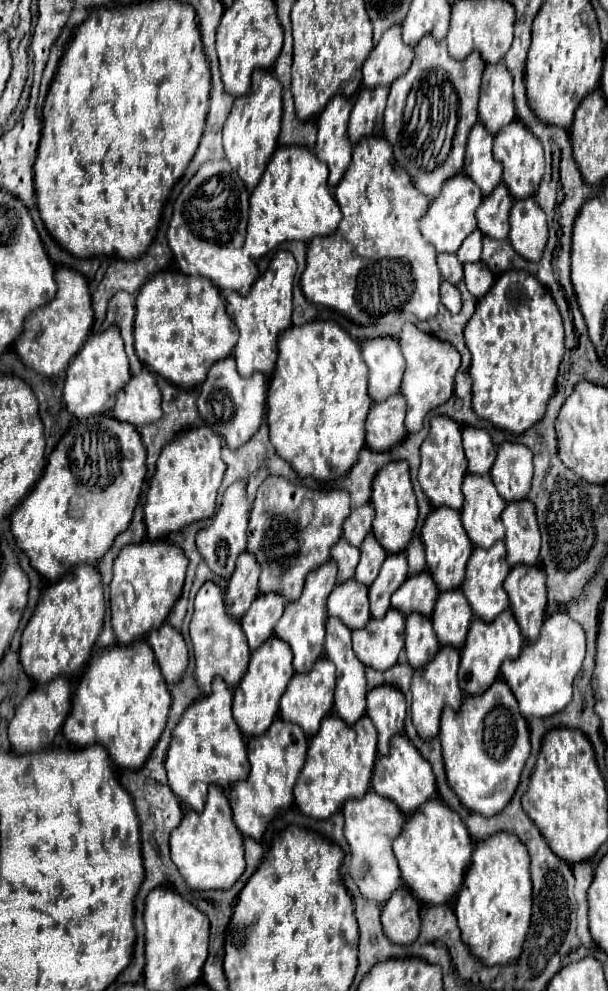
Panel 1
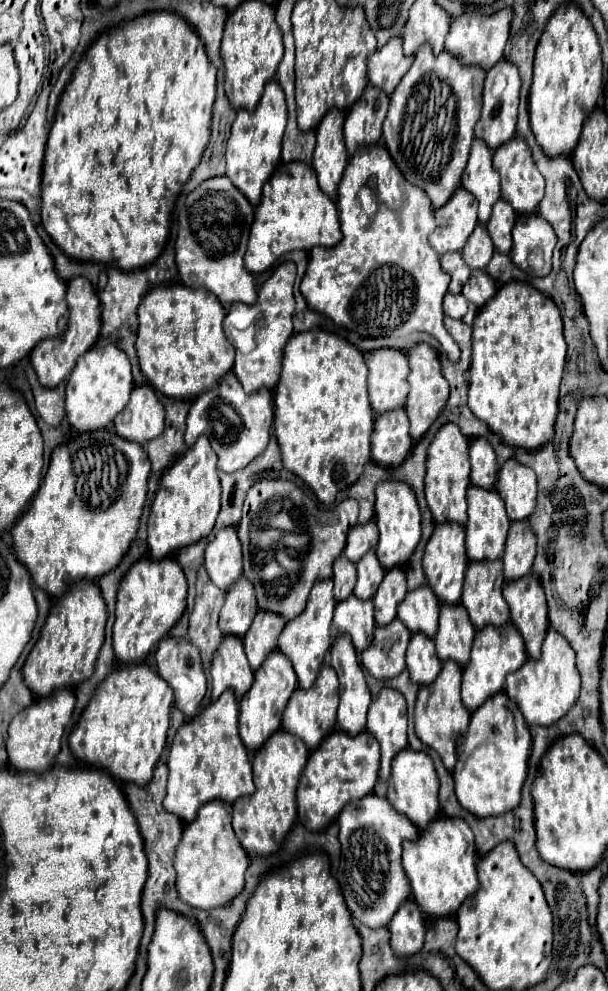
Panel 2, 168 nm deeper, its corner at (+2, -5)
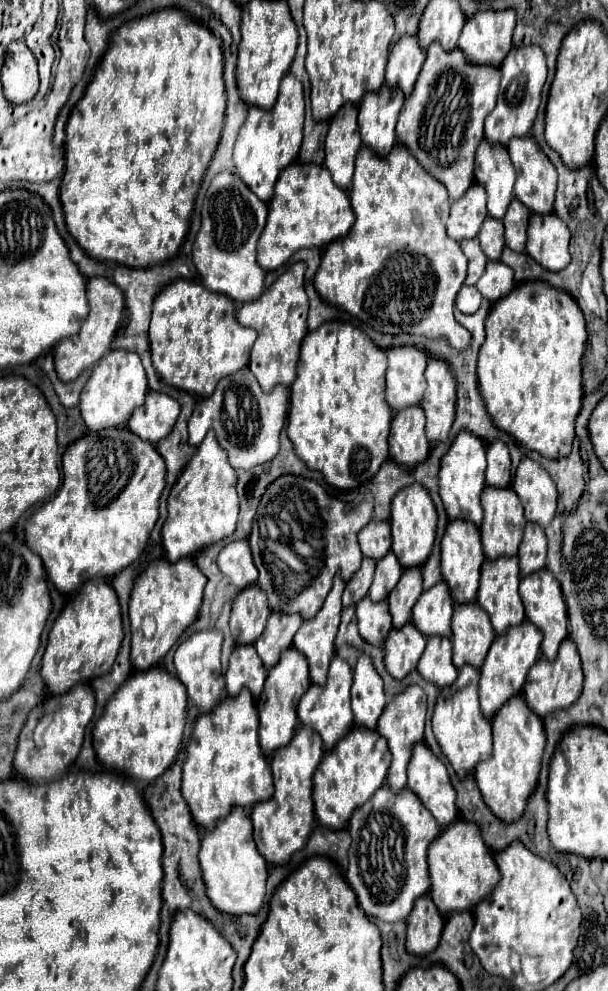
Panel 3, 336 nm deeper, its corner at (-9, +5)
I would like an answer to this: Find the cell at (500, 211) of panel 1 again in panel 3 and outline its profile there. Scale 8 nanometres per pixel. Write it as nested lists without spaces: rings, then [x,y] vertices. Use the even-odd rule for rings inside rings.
[[[517,199],[511,201],[503,223],[505,223],[505,245],[513,251],[525,251],[527,243],[527,223],[531,211]]]

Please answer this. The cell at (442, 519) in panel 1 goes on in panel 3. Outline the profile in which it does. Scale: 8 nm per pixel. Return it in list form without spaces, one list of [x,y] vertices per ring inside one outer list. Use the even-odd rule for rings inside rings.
[[[451,521],[447,525],[443,543],[441,543],[441,569],[443,577],[451,589],[451,597],[455,603],[473,603],[475,593],[479,589],[479,573],[485,561],[483,547],[479,541],[479,529],[471,521]]]

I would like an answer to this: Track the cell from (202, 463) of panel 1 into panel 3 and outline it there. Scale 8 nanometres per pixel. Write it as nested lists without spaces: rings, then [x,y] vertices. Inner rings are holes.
[[[207,433],[197,447],[189,465],[169,495],[169,517],[163,525],[163,547],[169,563],[183,557],[193,557],[201,549],[229,537],[237,525],[239,499],[237,499],[237,471],[229,465],[227,453],[217,443],[215,433]]]

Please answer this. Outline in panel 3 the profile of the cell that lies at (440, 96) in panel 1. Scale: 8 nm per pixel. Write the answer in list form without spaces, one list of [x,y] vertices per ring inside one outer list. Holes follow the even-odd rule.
[[[439,43],[427,49],[425,65],[415,91],[403,103],[397,121],[397,139],[433,177],[445,183],[451,201],[457,201],[473,183],[475,149],[483,139],[485,117],[495,109],[499,93],[499,69],[473,65],[459,49],[443,51]]]

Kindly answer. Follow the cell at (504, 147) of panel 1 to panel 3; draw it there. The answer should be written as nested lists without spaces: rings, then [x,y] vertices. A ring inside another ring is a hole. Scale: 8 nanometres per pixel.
[[[527,135],[527,137],[515,137],[511,139],[511,145],[507,145],[511,161],[517,171],[517,181],[515,181],[515,197],[531,209],[531,213],[551,213],[553,211],[553,201],[555,201],[555,189],[557,189],[557,171],[547,159],[547,155],[539,149],[537,141]]]

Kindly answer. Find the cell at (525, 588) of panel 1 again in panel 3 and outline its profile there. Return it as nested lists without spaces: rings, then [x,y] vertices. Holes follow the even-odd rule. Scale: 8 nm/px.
[[[541,569],[539,573],[531,573],[531,575],[521,579],[519,593],[521,593],[523,605],[525,605],[527,619],[543,633],[543,641],[541,641],[543,657],[545,659],[555,659],[561,641],[567,637],[567,607],[565,607],[565,601],[563,601],[559,581],[553,577],[551,571]]]

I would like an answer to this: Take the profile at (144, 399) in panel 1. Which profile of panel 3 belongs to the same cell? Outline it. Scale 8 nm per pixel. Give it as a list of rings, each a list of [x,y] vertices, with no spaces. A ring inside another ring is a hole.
[[[149,391],[147,401],[143,407],[139,407],[131,421],[129,429],[141,437],[143,441],[151,441],[151,445],[157,445],[167,433],[171,433],[175,421],[179,417],[179,403],[163,393]]]

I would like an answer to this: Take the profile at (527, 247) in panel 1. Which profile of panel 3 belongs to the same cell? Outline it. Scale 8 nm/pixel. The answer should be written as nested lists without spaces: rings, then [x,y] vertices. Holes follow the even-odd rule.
[[[531,215],[527,253],[547,271],[559,273],[571,263],[569,229],[563,219],[551,215]]]

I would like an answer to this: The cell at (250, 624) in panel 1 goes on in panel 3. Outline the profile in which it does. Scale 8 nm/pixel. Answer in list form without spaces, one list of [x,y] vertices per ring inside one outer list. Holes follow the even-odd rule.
[[[271,613],[263,635],[255,641],[255,649],[267,669],[279,663],[283,649],[293,645],[293,637],[303,625],[303,617],[299,615],[285,615],[285,613]]]

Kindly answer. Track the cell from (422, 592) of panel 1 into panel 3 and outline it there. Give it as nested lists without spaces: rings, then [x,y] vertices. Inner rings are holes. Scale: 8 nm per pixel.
[[[441,581],[433,585],[429,591],[419,597],[413,609],[413,623],[425,635],[443,635],[451,637],[451,615],[453,615],[453,599],[447,589],[447,583]]]

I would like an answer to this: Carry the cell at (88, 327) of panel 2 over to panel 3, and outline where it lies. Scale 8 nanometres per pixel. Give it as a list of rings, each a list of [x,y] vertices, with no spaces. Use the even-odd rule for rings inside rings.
[[[93,277],[87,283],[87,297],[89,297],[89,317],[85,319],[85,323],[81,325],[81,331],[77,335],[71,335],[63,341],[59,341],[59,345],[55,347],[55,371],[63,381],[73,381],[75,377],[81,375],[81,371],[93,367],[107,351],[109,345],[117,333],[123,309],[125,309],[125,301],[123,301],[123,291],[111,283],[105,277]]]

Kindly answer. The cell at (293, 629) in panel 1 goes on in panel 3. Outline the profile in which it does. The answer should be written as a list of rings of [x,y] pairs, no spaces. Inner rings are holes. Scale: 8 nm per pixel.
[[[337,575],[321,611],[313,619],[305,621],[293,639],[293,647],[299,649],[299,653],[303,653],[309,661],[311,681],[315,685],[323,685],[323,681],[327,681],[327,669],[335,657],[335,635],[341,621],[343,589],[345,583]]]

